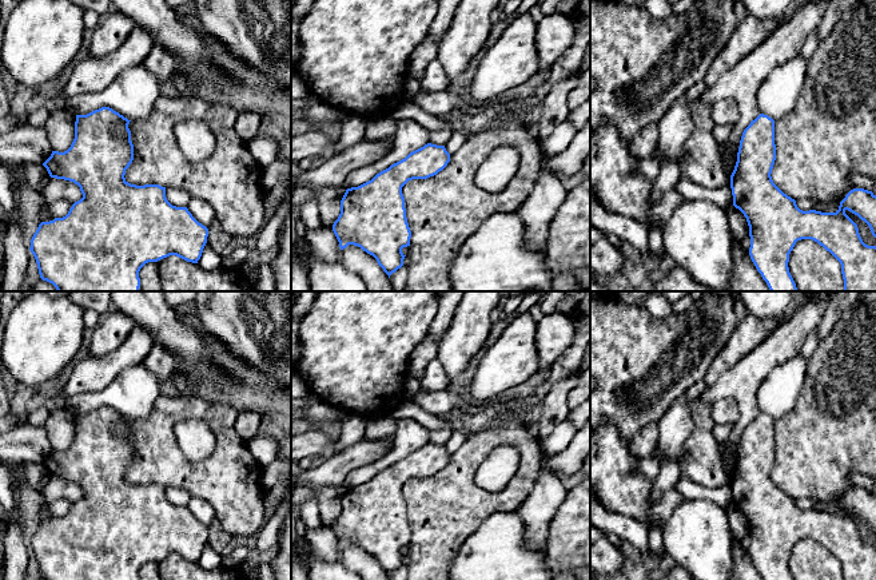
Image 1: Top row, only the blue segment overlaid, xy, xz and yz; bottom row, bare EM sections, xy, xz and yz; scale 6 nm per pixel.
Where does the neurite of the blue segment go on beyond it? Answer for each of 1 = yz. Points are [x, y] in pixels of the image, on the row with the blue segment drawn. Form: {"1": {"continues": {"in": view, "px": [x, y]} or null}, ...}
{"1": {"continues": null}}

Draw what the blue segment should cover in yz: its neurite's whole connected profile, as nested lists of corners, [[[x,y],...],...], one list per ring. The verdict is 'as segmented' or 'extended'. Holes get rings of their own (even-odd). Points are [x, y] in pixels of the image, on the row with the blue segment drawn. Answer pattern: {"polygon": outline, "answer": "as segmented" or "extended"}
{"polygon": [[[760,114],[742,132],[730,188],[733,206],[744,214],[749,226],[750,259],[769,290],[799,291],[789,273],[789,254],[797,241],[812,239],[840,262],[844,291],[876,291],[876,246],[863,242],[857,225],[845,214],[848,210],[857,215],[876,238],[876,195],[864,188],[853,188],[840,202],[836,212],[803,211],[795,199],[773,183],[771,174],[775,160],[775,120]]], "answer": "as segmented"}

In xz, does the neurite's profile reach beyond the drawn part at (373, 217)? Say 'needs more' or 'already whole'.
already whole

